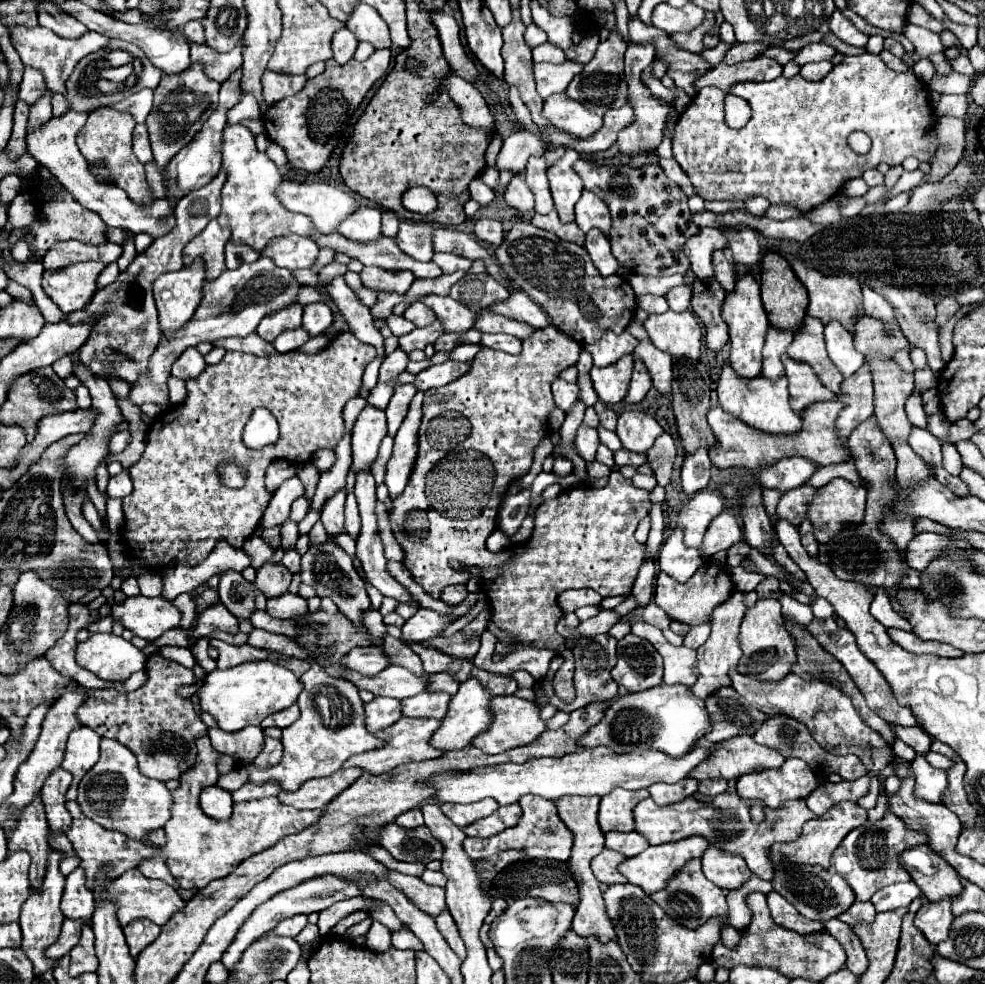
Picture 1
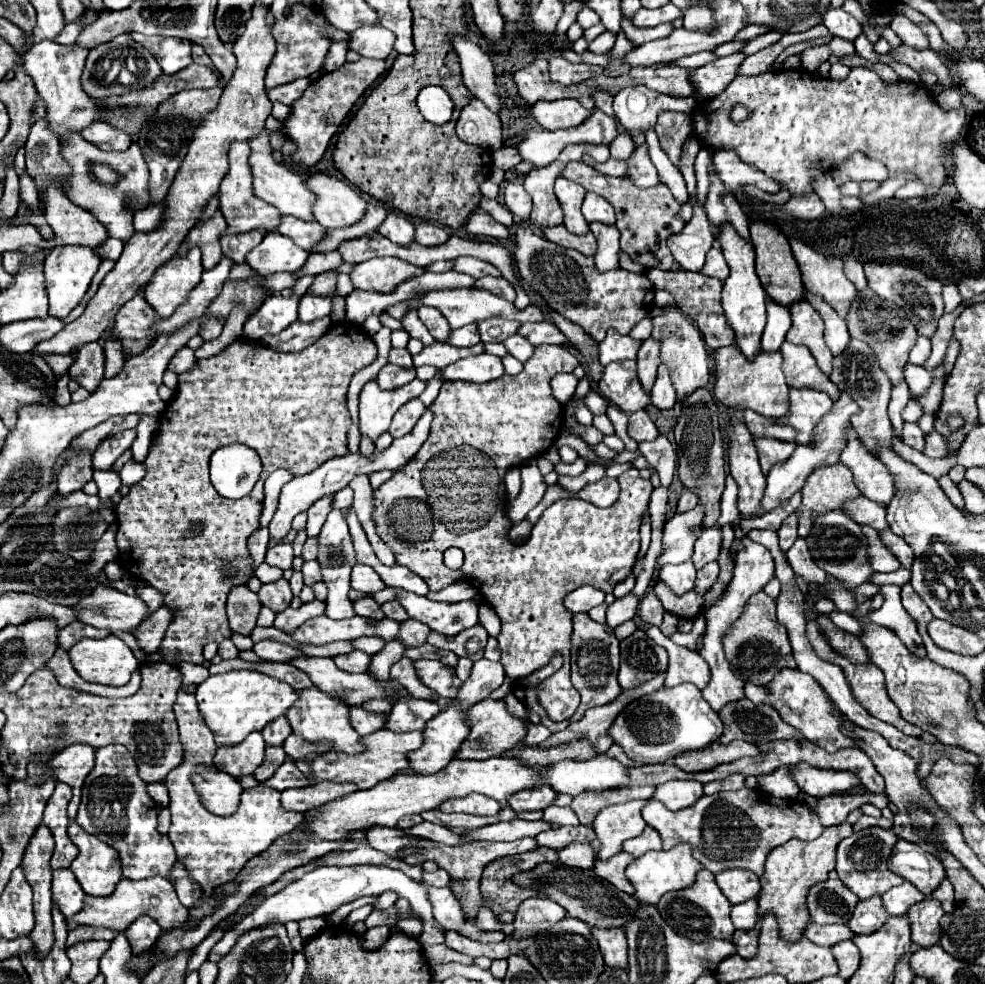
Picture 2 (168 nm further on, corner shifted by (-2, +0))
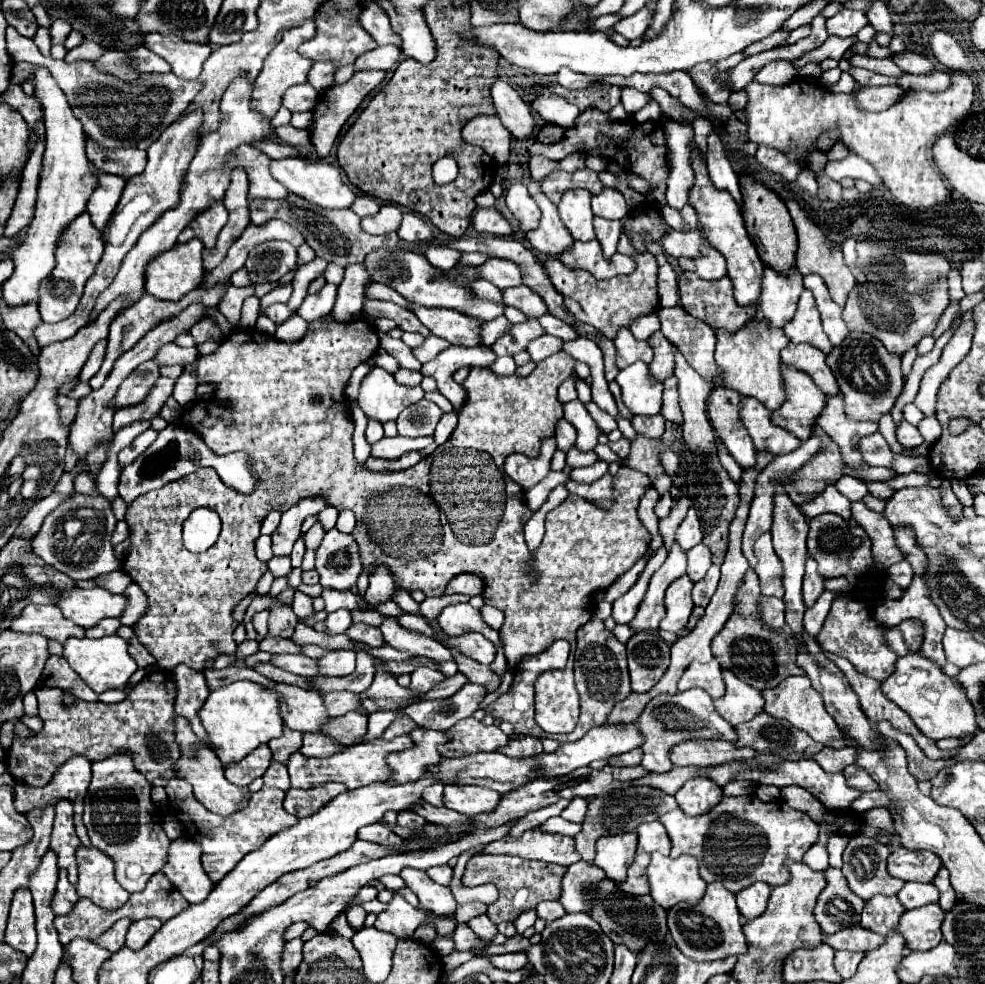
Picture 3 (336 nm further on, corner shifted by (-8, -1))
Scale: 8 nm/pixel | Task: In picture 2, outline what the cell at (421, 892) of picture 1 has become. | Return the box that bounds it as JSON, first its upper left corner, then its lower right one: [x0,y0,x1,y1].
[209,865,445,961]

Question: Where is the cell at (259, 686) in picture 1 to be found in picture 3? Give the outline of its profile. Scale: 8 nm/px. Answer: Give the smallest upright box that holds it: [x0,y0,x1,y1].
[199,682,283,766]

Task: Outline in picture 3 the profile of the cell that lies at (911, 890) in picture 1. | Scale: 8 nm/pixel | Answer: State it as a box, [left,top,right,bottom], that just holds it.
[897,882,939,910]

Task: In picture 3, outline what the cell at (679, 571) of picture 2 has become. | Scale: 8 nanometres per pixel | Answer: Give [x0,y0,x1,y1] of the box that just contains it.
[659,576,693,634]

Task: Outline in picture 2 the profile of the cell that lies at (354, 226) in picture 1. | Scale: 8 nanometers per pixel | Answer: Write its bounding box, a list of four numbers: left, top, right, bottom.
[307,175,367,229]

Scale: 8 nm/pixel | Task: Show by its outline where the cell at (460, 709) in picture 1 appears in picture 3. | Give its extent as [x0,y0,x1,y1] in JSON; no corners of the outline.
[387,728,447,784]

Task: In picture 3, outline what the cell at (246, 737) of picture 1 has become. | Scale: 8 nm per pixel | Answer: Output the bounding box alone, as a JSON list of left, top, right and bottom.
[225,744,271,786]

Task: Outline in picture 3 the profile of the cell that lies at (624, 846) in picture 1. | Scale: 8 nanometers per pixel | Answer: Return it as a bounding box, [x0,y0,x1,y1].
[637,820,671,856]

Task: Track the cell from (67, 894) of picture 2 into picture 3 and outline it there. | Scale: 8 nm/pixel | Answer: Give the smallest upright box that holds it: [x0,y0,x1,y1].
[51,868,79,914]

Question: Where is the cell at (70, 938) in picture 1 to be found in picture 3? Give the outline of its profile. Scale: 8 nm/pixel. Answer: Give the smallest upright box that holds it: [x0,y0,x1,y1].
[95,918,131,952]

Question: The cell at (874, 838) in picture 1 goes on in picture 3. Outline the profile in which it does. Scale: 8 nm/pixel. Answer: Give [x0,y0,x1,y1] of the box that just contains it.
[843,836,903,900]

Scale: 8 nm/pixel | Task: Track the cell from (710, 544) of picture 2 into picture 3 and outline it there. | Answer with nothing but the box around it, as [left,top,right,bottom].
[687,544,711,582]

